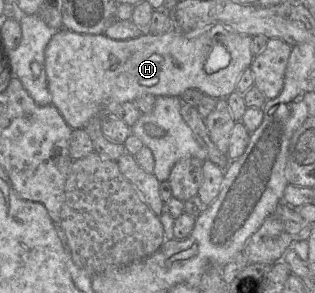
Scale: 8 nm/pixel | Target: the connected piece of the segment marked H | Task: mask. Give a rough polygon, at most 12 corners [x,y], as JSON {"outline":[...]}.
{"outline":[[57,30],[52,104],[72,129],[143,95],[227,98],[252,36]]}

